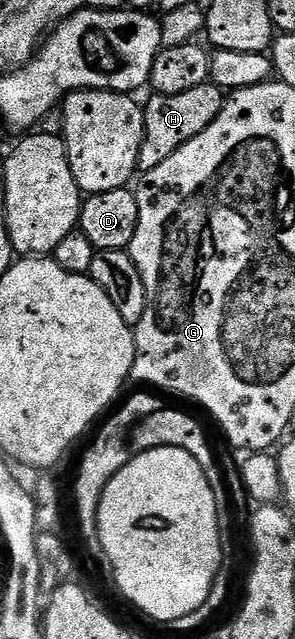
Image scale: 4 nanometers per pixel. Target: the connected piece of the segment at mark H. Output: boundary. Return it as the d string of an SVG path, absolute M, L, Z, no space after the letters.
M212 84L192 87L192 91L180 91L180 95L151 96L150 102L144 105L144 139L140 143L137 172L139 174L152 171L152 167L160 167L168 155L176 155L184 143L188 143L200 131L204 131L220 115L224 100L223 90Z

